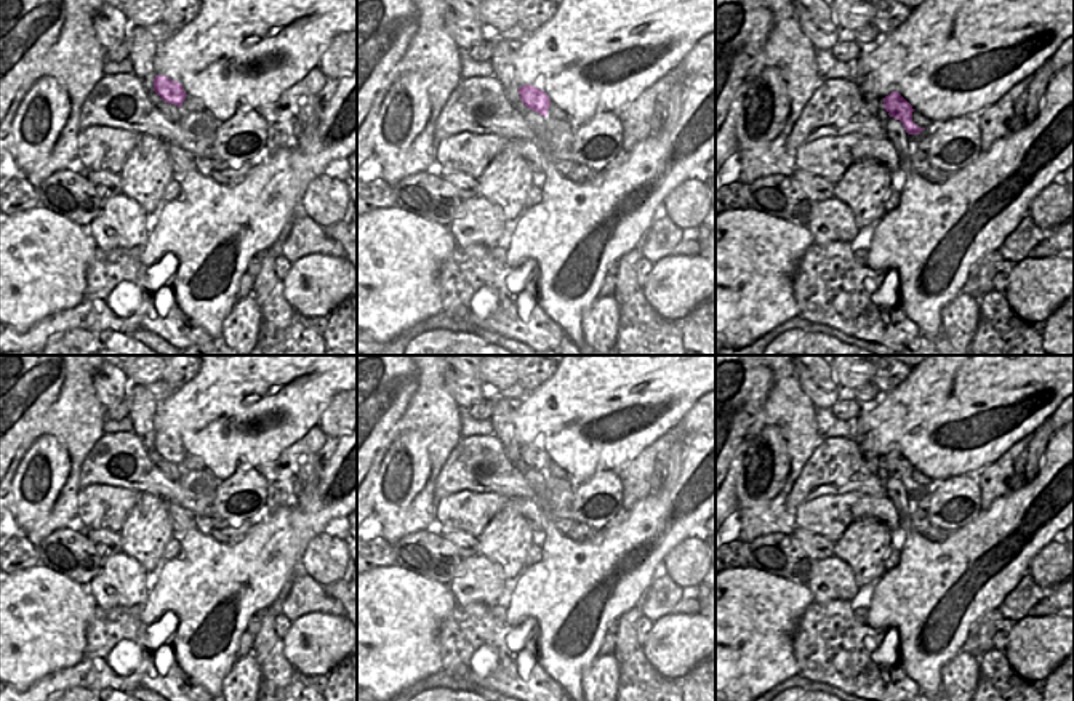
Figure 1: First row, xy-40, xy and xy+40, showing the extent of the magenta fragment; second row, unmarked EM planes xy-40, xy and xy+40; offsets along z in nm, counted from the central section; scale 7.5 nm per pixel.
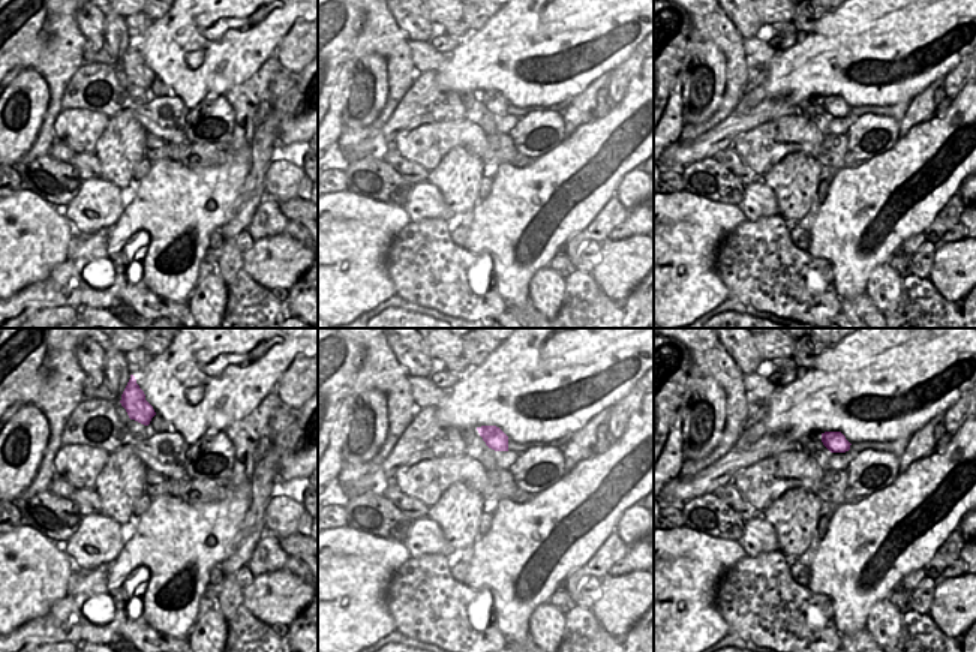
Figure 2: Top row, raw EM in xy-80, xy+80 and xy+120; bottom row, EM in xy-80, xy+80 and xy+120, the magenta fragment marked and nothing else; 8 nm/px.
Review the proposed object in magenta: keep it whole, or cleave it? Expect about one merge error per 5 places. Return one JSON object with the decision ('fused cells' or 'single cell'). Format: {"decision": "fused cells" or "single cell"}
{"decision": "single cell"}

